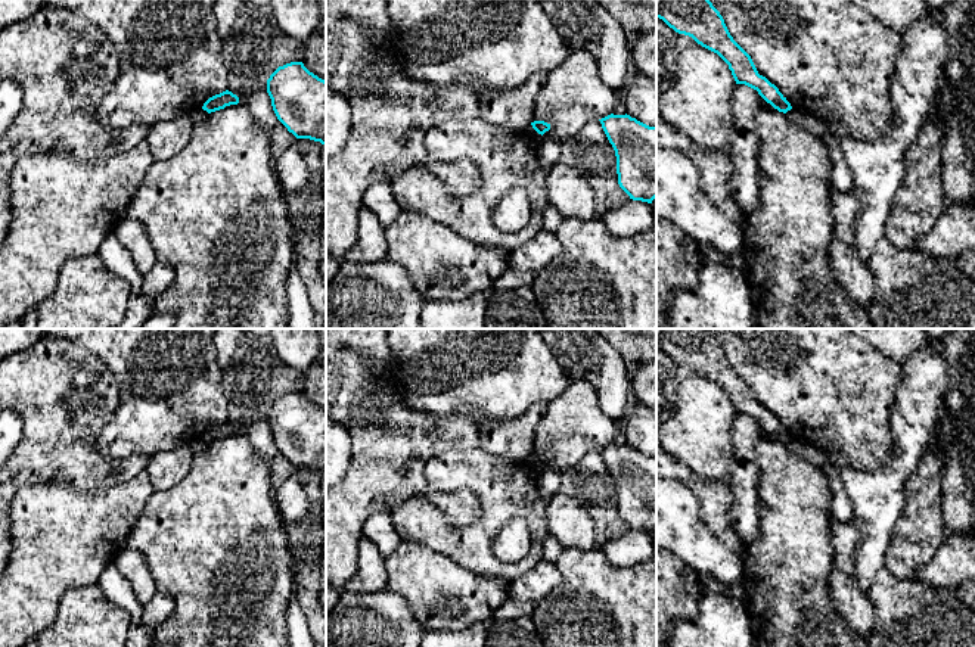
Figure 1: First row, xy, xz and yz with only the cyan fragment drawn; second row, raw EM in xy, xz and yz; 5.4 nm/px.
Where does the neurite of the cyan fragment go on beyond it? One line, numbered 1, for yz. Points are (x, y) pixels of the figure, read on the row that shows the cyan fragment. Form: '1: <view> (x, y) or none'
1: none

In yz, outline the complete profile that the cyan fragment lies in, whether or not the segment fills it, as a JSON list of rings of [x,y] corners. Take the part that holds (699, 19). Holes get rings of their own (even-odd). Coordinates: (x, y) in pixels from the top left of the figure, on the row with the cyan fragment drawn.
[[[656,0],[656,18],[717,53],[729,65],[736,84],[757,90],[779,112],[792,109],[779,88],[758,74],[751,56],[733,40],[723,16],[709,0]]]

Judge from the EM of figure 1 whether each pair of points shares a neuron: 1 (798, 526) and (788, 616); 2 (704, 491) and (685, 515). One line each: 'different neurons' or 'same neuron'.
1: same neuron
2: different neurons

